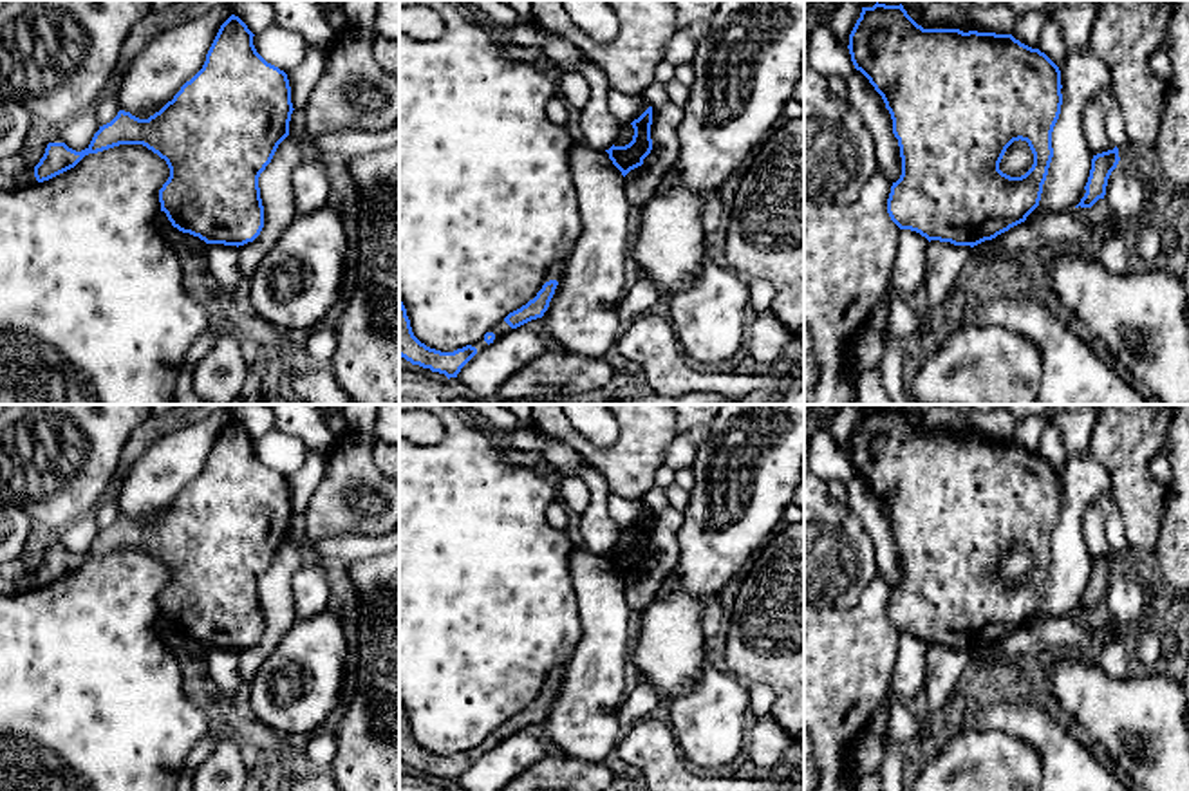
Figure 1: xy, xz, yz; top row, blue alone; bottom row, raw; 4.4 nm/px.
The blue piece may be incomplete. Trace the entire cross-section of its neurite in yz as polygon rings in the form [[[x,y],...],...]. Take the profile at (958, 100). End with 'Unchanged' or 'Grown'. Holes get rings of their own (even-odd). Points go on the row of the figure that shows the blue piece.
[[[875,4],[862,7],[849,34],[849,54],[875,90],[882,96],[898,139],[902,175],[891,186],[887,213],[900,229],[911,229],[931,240],[954,246],[978,246],[1026,220],[1039,206],[1043,184],[1053,157],[1052,132],[1061,114],[1061,70],[1039,49],[1032,49],[1012,34],[963,33],[960,29],[923,29],[903,5]],[[1026,141],[1034,164],[1021,177],[999,170],[1006,148]]]. Unchanged

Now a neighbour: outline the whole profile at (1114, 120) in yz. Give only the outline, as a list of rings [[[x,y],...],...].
[[[1111,92],[1100,99],[1104,107],[1104,123],[1108,130],[1108,137],[1119,148],[1124,143],[1124,117],[1117,98]]]

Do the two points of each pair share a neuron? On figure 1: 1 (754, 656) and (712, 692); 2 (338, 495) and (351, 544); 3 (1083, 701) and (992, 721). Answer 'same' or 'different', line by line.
1: different
2: different
3: different

